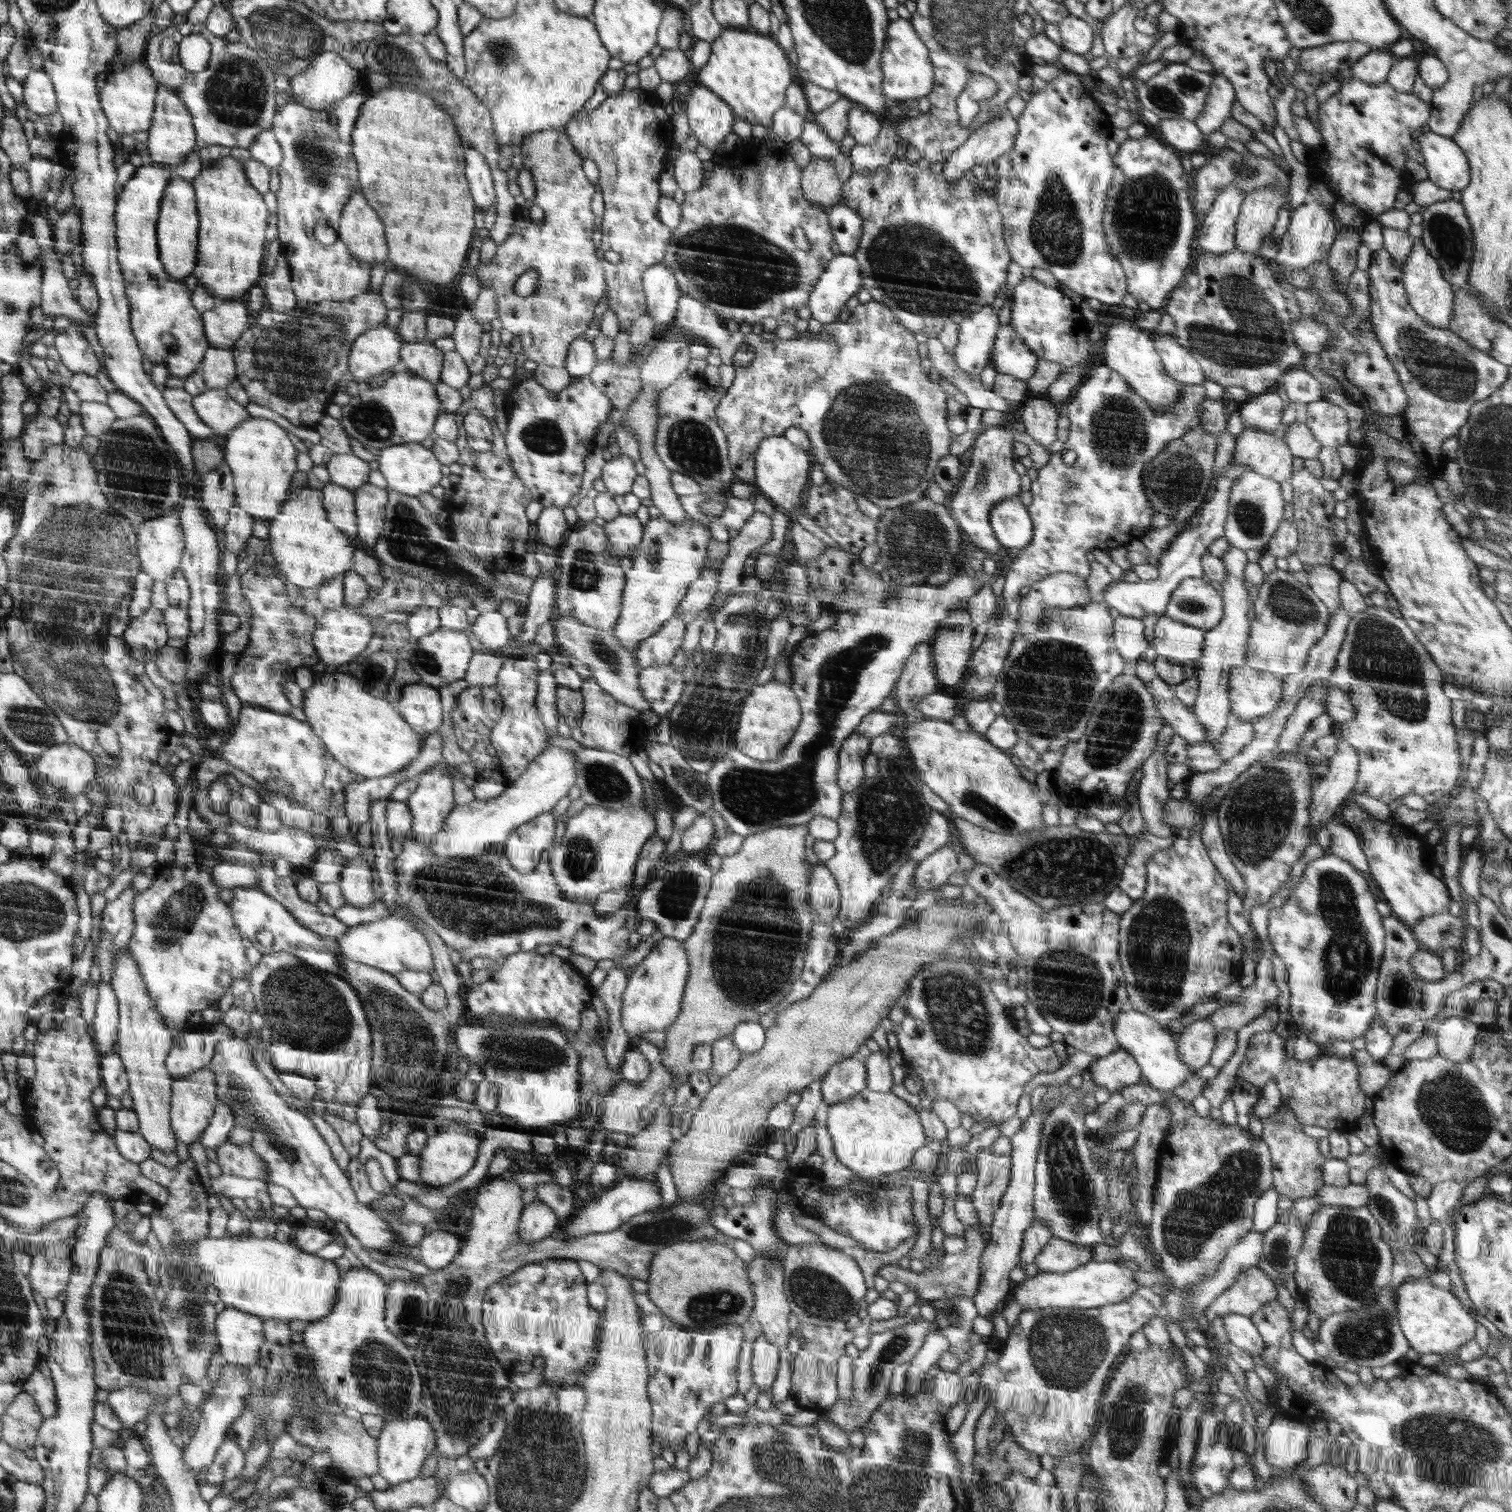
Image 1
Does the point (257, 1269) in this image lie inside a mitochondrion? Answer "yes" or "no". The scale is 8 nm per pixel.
no

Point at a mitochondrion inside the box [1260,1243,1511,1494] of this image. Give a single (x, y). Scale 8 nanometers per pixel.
(1449, 1449)

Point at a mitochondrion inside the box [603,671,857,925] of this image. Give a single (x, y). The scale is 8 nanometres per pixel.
(688, 783)

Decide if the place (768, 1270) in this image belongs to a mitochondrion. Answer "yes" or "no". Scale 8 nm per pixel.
yes

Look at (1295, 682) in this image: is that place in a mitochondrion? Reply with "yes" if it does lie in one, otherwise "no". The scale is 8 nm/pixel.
no

